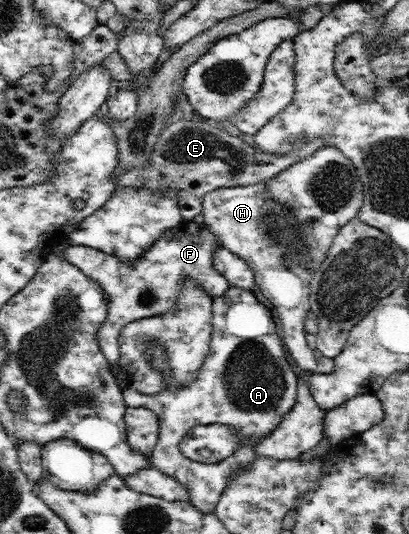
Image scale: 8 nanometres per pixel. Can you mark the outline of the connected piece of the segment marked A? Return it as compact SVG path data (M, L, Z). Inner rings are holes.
M235 286L229 287L221 297L212 299L211 352L207 354L196 378L189 385L172 384L172 369L170 369L166 348L157 343L148 349L145 359L154 370L161 372L165 383L164 388L157 394L141 394L129 386L122 389L127 407L146 407L159 418L159 439L153 449L151 467L177 480L187 490L191 505L203 513L214 513L217 502L231 481L232 473L256 458L255 450L253 450L255 443L263 439L265 435L269 435L283 421L283 417L293 409L297 401L297 375L292 364L287 361L284 343L275 332L275 322L271 313L271 310L257 300L253 291ZM211 423L223 423L235 427L244 442L235 450L235 453L227 456L218 465L202 465L189 460L181 453L179 443L195 425Z

